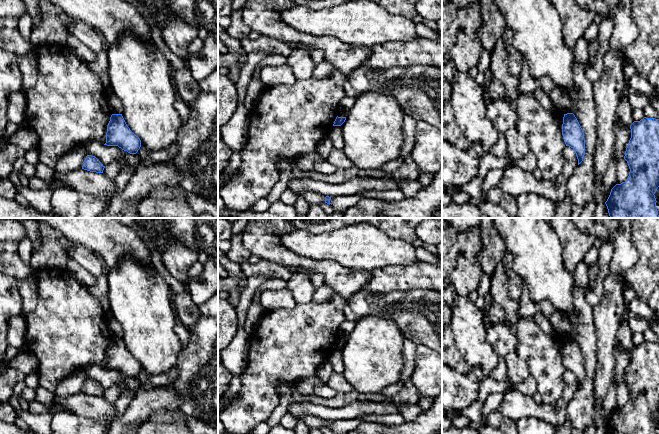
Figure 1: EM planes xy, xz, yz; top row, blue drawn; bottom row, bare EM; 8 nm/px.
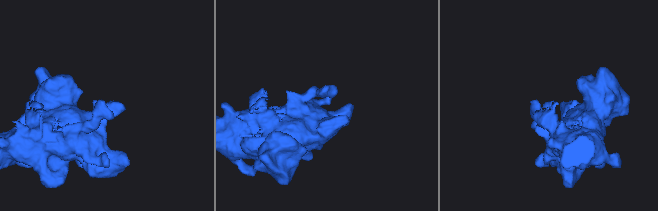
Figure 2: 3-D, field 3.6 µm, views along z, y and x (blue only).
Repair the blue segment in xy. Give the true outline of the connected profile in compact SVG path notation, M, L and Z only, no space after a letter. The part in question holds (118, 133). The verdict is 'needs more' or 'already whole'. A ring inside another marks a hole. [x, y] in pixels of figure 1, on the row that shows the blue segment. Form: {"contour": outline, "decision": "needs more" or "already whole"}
{"contour": "M112 114L104 145L118 146L130 154L136 154L141 147L141 140L127 126L122 114Z", "decision": "already whole"}

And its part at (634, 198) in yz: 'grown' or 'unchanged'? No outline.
unchanged

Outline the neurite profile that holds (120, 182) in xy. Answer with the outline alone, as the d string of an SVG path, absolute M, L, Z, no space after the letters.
M138 154L129 155L128 162L129 165L121 170L114 179L112 179L114 185L114 193L112 197L119 194L126 188L137 167L142 165L141 157Z

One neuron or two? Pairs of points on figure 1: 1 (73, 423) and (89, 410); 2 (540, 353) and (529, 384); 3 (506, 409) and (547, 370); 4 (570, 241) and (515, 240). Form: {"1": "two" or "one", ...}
{"1": "two", "2": "two", "3": "two", "4": "two"}

